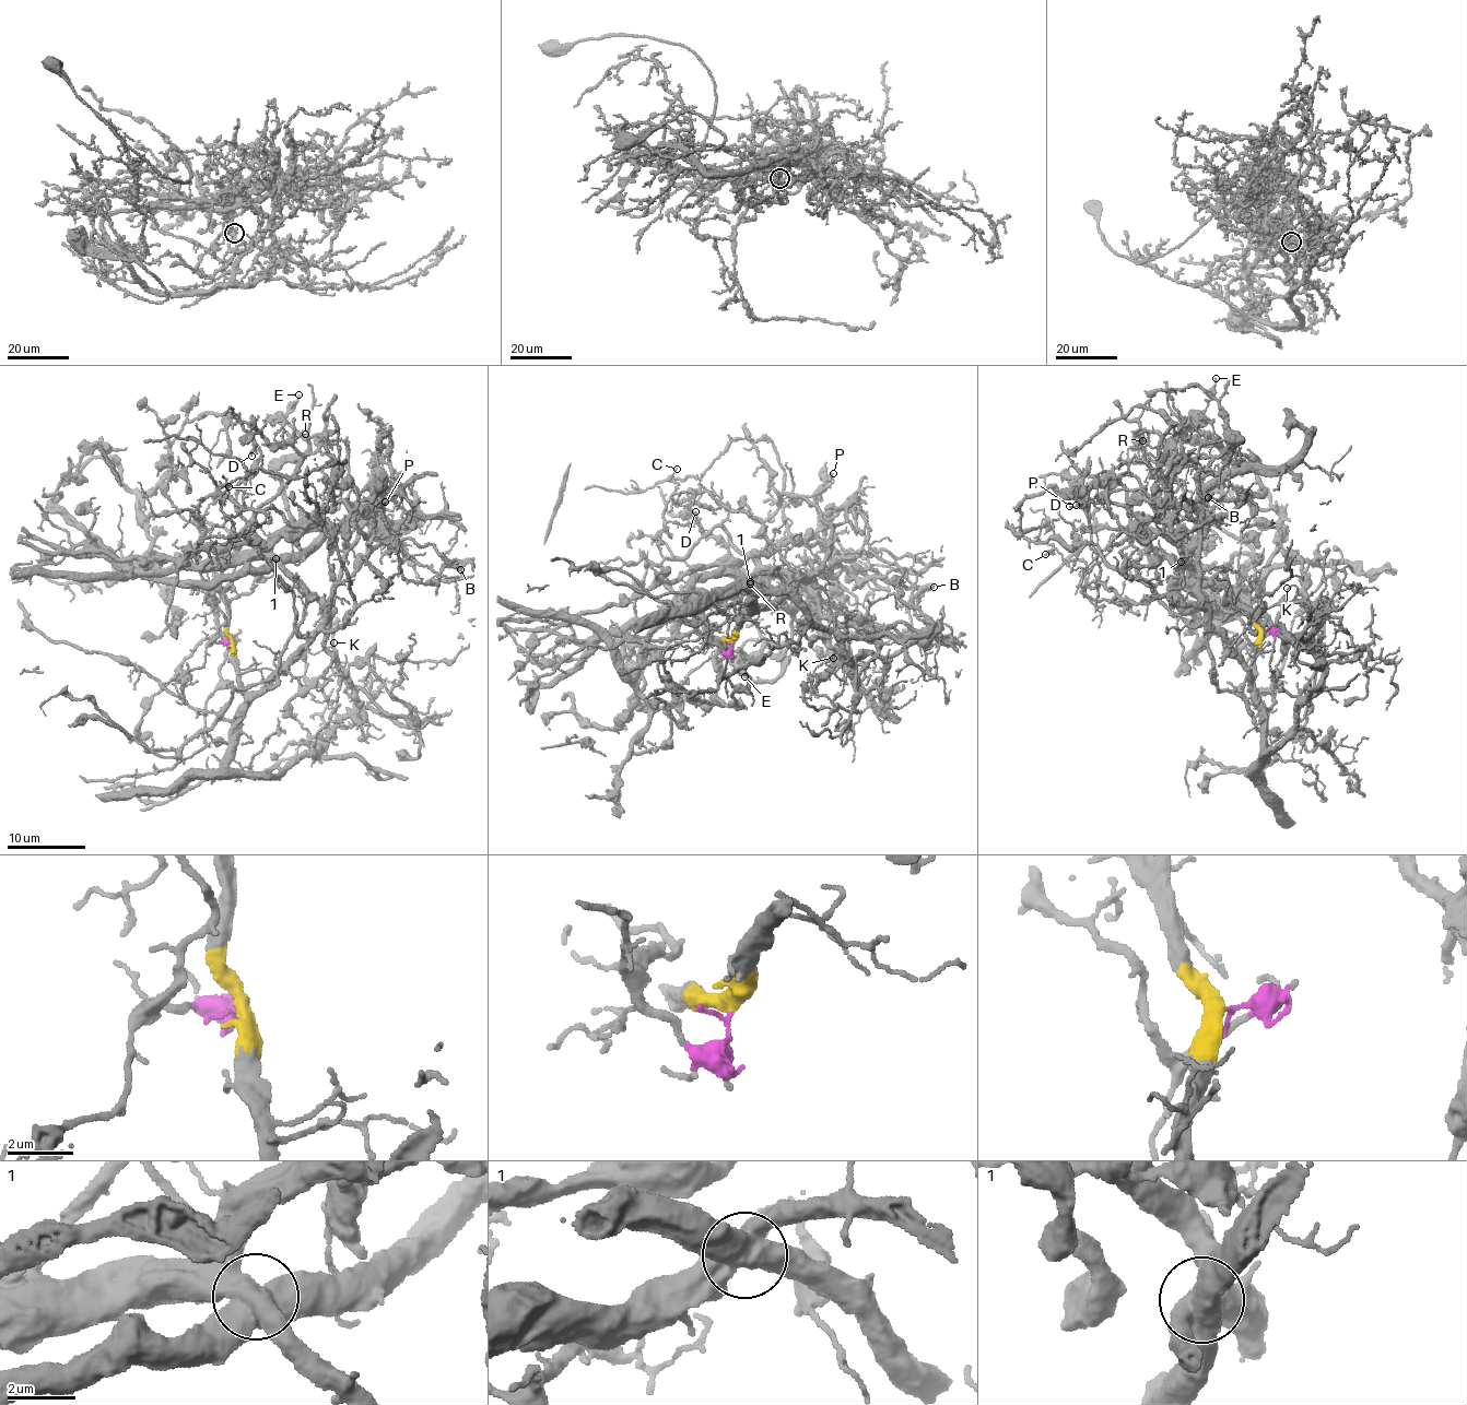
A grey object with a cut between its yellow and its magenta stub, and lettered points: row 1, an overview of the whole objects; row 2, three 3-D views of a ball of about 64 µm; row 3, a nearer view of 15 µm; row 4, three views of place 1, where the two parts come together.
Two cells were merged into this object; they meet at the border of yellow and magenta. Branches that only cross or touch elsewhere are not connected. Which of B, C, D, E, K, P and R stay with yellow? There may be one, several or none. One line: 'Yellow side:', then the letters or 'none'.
Yellow side: C, D, E, K, R

